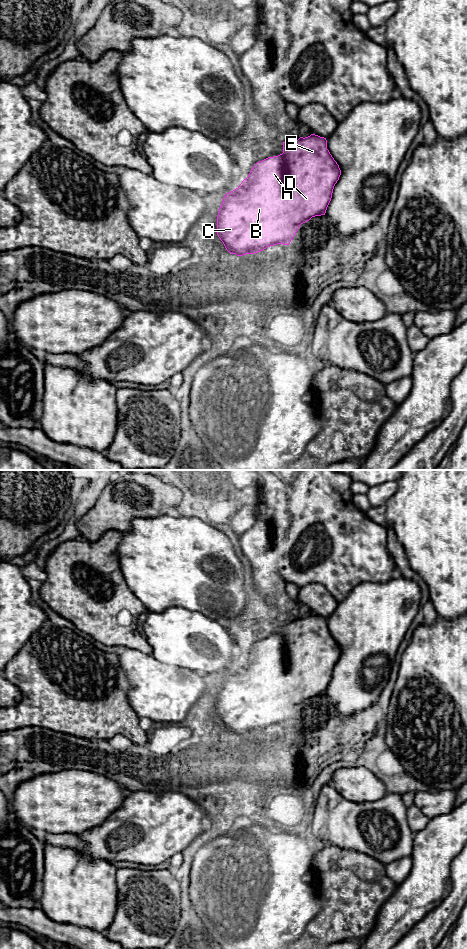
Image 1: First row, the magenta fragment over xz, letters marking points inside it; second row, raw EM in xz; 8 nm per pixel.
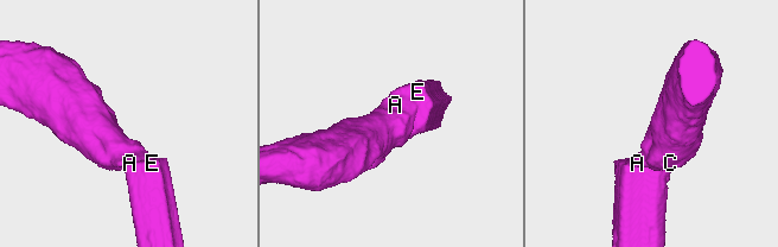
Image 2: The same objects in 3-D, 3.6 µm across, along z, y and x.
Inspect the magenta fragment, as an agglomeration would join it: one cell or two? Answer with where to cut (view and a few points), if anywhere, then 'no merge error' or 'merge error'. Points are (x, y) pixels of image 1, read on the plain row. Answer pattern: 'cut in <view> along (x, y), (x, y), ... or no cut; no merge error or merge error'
no cut; no merge error

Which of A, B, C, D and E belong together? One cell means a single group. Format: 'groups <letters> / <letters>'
groups A B C D E

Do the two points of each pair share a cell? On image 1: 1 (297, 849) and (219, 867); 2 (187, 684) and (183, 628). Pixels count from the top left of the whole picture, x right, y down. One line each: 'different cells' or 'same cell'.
1: same cell
2: different cells

